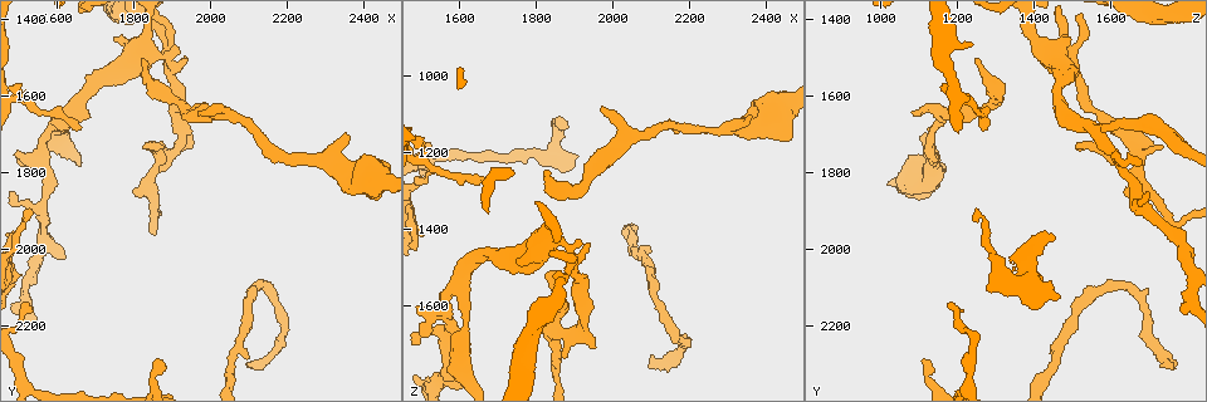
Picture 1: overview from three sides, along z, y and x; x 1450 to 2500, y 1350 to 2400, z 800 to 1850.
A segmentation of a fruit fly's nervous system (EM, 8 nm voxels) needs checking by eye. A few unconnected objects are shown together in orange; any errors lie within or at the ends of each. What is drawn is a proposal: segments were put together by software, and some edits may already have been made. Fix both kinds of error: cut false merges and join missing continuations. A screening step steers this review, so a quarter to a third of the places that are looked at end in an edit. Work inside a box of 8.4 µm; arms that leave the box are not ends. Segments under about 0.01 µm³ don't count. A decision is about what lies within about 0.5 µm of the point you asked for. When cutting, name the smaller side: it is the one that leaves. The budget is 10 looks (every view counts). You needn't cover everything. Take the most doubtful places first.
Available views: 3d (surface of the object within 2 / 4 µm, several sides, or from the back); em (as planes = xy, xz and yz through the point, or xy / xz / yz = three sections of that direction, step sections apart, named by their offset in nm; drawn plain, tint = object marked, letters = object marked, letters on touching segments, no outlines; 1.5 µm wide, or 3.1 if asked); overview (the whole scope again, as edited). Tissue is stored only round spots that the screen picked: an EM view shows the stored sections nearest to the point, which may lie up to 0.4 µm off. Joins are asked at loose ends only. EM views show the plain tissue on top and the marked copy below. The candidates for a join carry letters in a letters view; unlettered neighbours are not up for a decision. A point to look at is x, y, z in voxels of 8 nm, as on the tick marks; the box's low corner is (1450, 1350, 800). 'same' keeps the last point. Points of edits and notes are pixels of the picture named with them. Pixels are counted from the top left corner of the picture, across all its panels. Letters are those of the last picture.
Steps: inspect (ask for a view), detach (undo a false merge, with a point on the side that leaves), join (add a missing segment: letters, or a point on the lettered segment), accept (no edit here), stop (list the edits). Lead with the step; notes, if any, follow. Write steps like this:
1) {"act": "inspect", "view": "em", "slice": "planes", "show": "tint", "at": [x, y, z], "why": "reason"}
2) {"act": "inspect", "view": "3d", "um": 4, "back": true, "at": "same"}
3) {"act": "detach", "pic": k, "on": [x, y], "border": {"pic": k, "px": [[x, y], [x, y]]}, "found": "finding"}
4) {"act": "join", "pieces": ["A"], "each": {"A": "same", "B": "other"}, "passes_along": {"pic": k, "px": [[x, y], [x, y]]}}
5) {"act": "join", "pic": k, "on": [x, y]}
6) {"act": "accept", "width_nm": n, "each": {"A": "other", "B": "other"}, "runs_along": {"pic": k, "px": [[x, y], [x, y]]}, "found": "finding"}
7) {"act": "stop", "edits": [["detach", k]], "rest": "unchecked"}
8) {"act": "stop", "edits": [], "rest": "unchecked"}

{"act": "inspect", "view": "em", "slice": "planes", "show": "letters", "at": [1815, 1505, 1250], "why": "free end"}

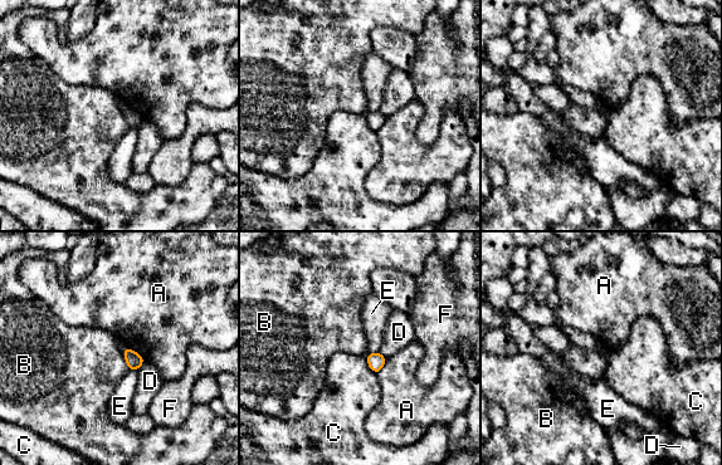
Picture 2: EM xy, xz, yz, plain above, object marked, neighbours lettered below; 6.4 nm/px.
{"act": "accept", "each": {"A": "other", "B": "other", "C": "other", "D": "other", "E": "other", "F": "other"}, "border": {"pic": 2, "px": [[122, 350], [128, 370]]}, "found": "none of them fits"}

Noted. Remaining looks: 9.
{"act": "inspect", "view": "em", "slice": "planes", "show": "letters", "at": [1875, 1735, 1510], "why": "branch stops here"}

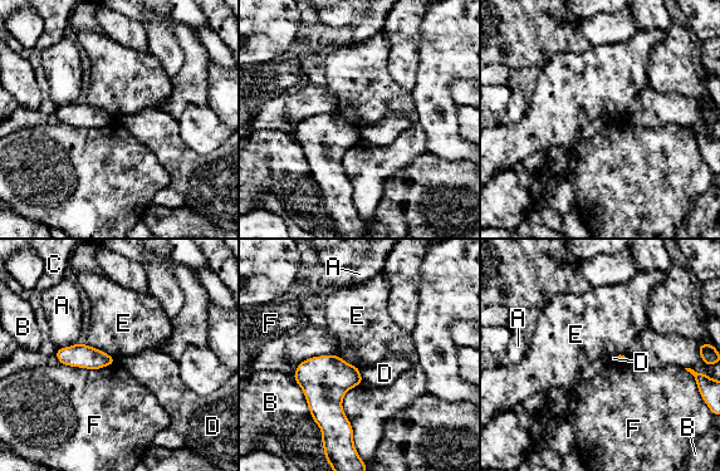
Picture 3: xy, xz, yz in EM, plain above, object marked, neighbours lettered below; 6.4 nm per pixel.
{"act": "accept", "each": {"A": "other", "B": "other", "C": "other", "D": "other", "E": "other", "F": "other"}, "border": {"pic": 3, "px": [[86, 343], [109, 354], [116, 362]]}, "found": "none of them fits"}

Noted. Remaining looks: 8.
{"act": "inspect", "view": "3d", "um": 4, "at": [2365, 1700, 1105], "why": "free end"}

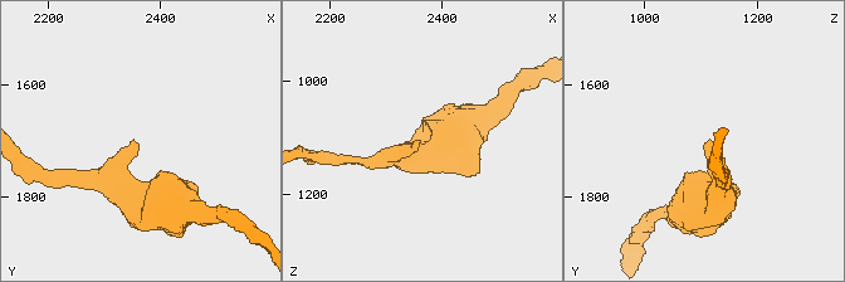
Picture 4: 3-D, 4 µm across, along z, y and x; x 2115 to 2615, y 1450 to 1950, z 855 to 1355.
{"act": "inspect", "view": "em", "slice": "planes", "show": "letters", "at": [2360, 1710, 1105]}

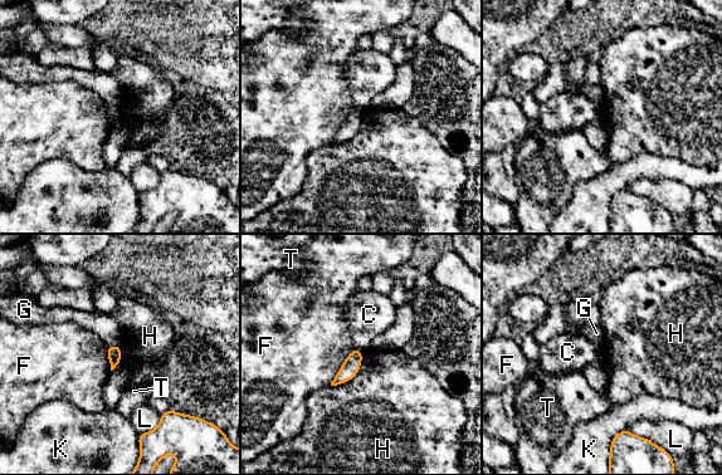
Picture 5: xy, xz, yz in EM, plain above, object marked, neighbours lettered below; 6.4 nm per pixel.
{"act": "accept", "each": {"C": "other", "F": "other", "G": "other", "H": "other", "K": "other", "L": "other", "T": "other"}, "border": {"pic": 5, "px": [[362, 352], [359, 371], [330, 385]]}, "found": "none of them fits"}

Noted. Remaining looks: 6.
{"act": "inspect", "view": "3d", "um": 2, "at": [2035, 1650, 1165], "why": "branch point"}

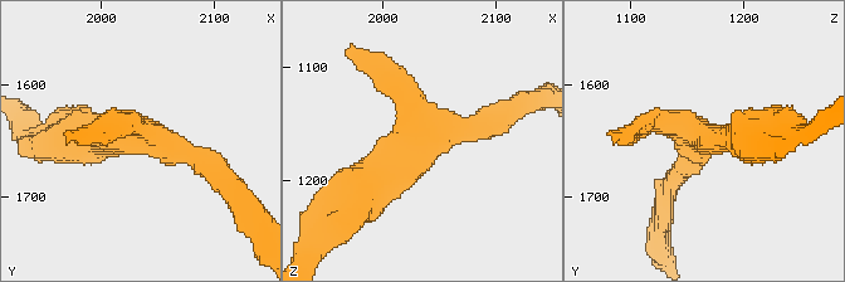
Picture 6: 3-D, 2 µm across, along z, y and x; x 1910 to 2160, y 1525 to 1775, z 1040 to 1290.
{"act": "inspect", "view": "em", "slice": "planes", "show": "letters", "at": [2034, 1646, 1162]}

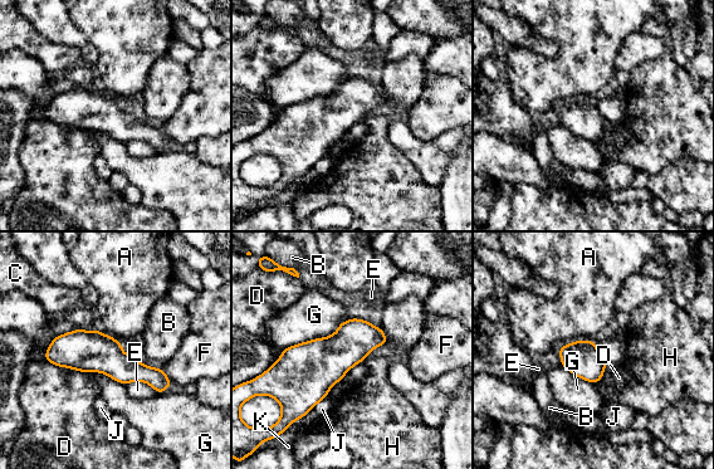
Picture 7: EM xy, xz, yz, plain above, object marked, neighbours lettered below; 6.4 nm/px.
{"act": "accept", "width_nm": 280, "each": {"A": "other", "B": "other", "C": "other", "D": "other", "E": "other", "F": "other", "G": "other", "H": "other", "J": "other", "K": "other"}, "runs_along": {"pic": 7, "px": [[48, 355], [104, 355], [159, 379]]}, "found": "all the same cell"}

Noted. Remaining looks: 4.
{"act": "stop", "edits": [], "rest": "unchecked"}

